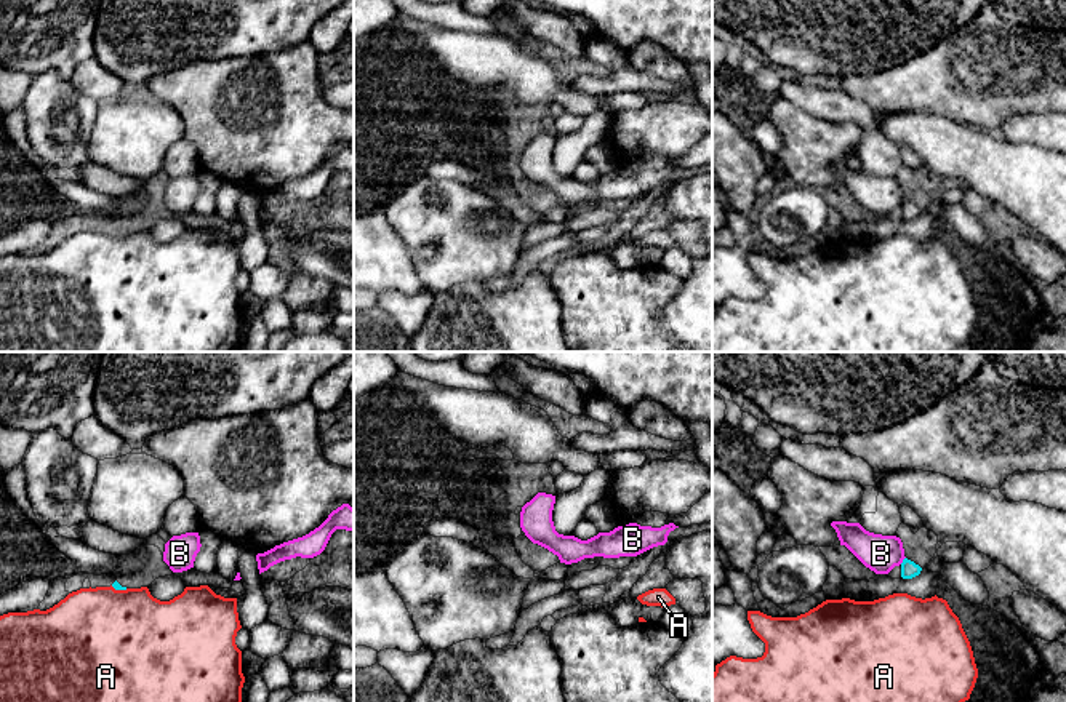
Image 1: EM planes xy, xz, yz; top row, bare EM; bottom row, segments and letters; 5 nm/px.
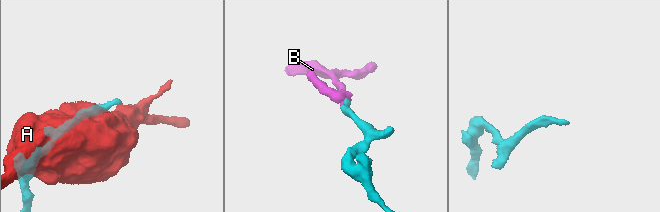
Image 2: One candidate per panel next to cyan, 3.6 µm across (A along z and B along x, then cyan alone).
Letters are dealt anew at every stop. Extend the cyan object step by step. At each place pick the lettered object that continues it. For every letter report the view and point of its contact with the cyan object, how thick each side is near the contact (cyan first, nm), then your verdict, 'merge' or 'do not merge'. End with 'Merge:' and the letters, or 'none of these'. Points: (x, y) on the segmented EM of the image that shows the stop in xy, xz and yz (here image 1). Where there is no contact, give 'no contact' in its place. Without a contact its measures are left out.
A: xy (119, 589) | 40/500 nm | do not merge
B: yz (903, 560) | 90/190 nm | do not merge
Merge: none of these

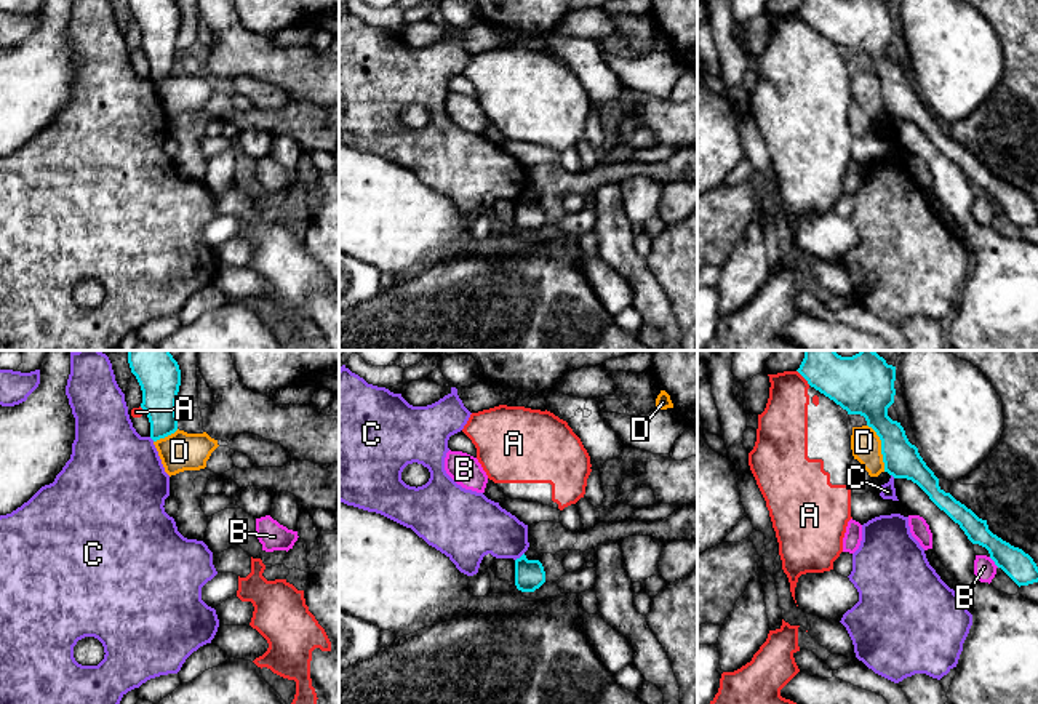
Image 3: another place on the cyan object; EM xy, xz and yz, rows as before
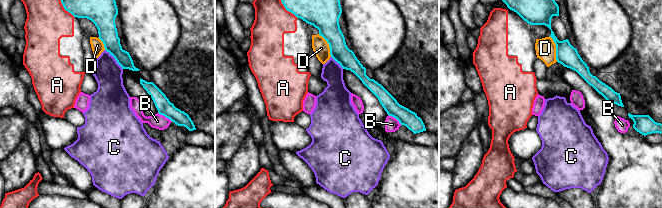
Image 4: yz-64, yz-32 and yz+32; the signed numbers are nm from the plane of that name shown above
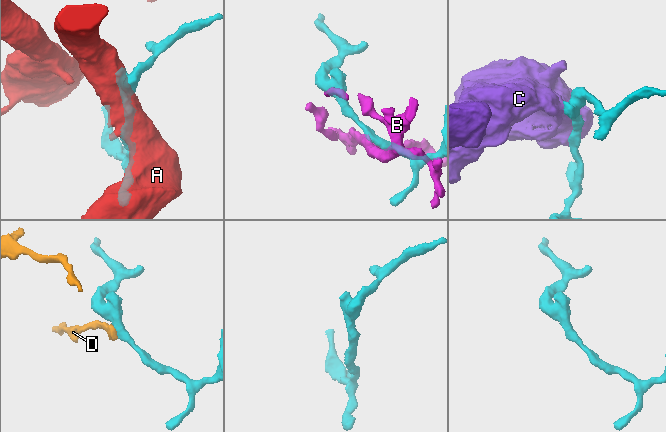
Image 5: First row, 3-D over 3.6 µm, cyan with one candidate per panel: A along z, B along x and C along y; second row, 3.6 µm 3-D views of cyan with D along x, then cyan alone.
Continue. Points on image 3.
A: yz (803, 376) | 260/240 nm | do not merge
B: yz (994, 560) | 150/110 nm | do not merge
C: xz (520, 557) | 150/280 nm | do not merge
D: yz (882, 448) | 180/150 nm | do not merge
Merge: none of these

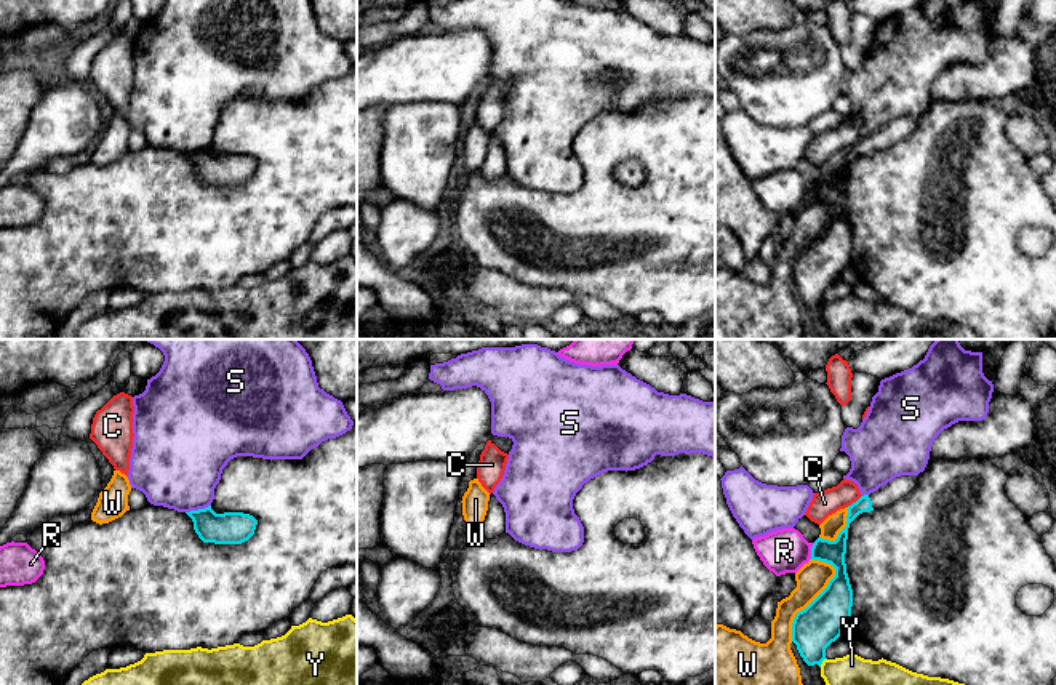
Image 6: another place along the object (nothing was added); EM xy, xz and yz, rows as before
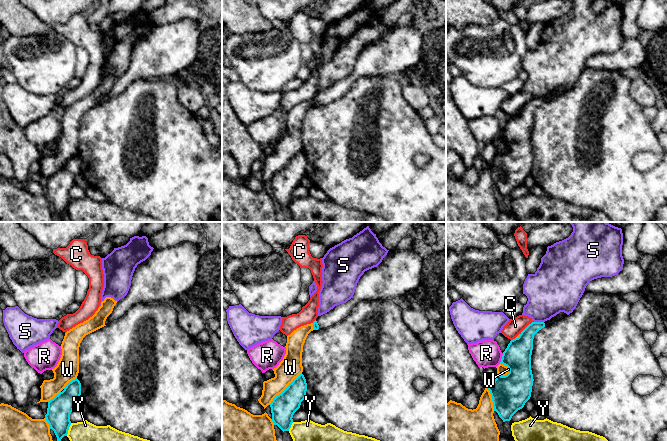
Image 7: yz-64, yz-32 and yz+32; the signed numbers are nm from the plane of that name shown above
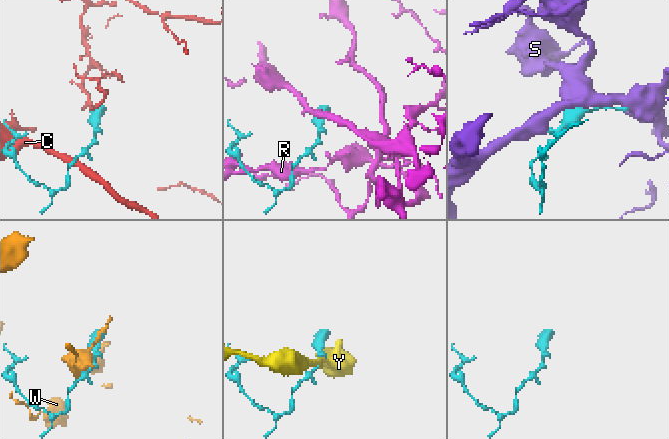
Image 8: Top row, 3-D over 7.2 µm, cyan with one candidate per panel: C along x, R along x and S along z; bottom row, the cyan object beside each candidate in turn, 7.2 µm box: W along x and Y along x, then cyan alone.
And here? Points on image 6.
C: yz (853, 503) | 100/130 nm | do not merge
R: yz (812, 551) | 140/220 nm | do not merge
S: xy (199, 509) | 160/440 nm | do not merge
W: yz (812, 602) | 220/160 nm | do not merge
Y: yz (821, 663) | 220/160 nm | do not merge
Merge: none of these

